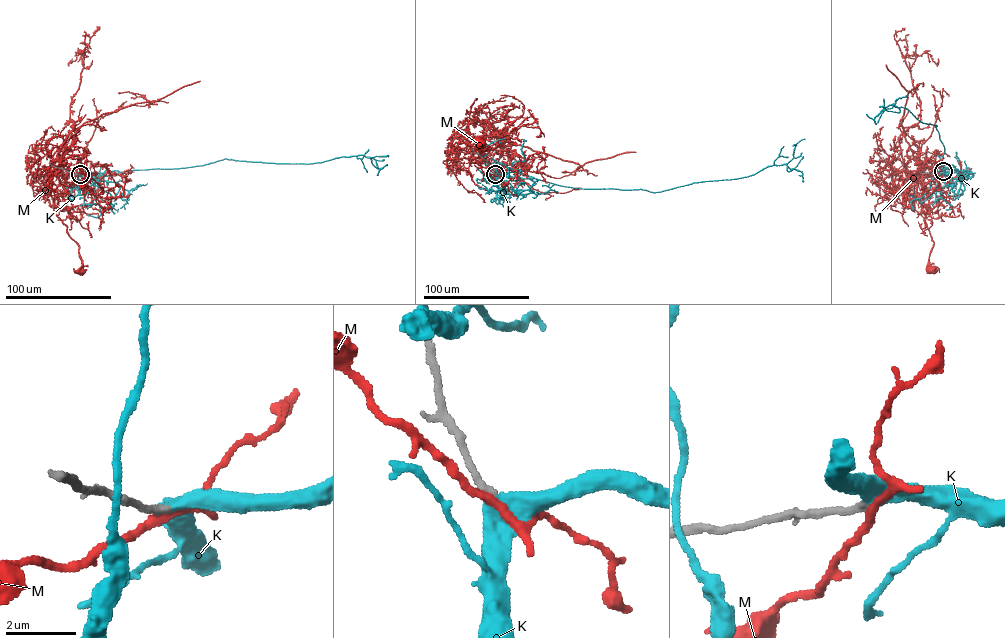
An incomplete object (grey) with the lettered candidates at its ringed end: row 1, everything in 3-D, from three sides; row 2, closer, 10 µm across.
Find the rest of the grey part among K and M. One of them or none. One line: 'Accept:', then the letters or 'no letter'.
Accept: K

